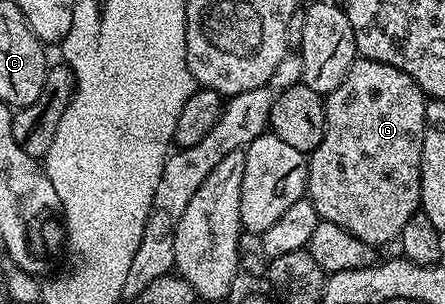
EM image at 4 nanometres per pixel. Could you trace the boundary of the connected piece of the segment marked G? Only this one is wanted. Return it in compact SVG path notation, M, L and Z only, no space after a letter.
M358 58L353 61L351 70L347 70L347 78L335 86L335 90L325 97L325 137L314 152L308 153L309 182L307 198L315 206L318 217L327 222L335 222L335 226L343 226L357 238L374 246L389 244L400 237L403 226L407 226L407 218L414 216L421 206L421 155L423 154L423 138L425 137L425 105L427 97L421 88L403 70L395 70L395 66L387 66L383 62L375 62Z

